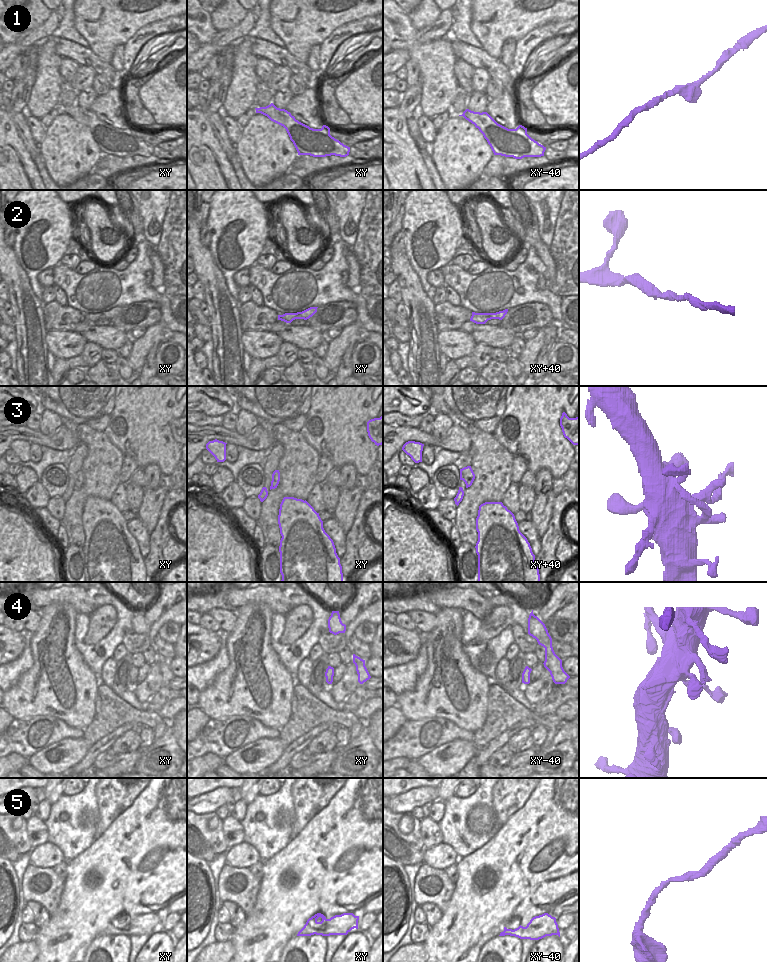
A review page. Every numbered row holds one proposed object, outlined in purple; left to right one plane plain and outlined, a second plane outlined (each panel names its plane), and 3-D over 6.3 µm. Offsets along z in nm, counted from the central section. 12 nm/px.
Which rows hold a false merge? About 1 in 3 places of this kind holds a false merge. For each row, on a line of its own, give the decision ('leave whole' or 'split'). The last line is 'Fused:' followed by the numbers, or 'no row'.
1: leave whole
2: leave whole
3: leave whole
4: leave whole
5: leave whole
Fused: no row

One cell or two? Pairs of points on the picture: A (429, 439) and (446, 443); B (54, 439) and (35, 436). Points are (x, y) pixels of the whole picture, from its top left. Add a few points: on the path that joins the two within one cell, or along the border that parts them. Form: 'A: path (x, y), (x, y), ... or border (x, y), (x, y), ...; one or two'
A: path (433, 441), (442, 442); one
B: path (49, 439), (40, 439); one

